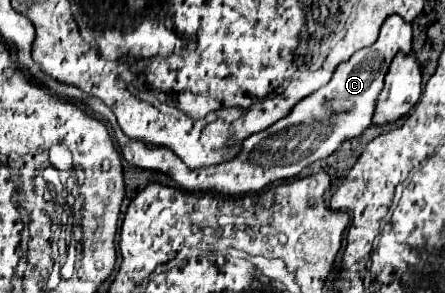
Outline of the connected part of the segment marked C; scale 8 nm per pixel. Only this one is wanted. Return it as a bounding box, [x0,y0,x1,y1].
[110,16,412,196]

